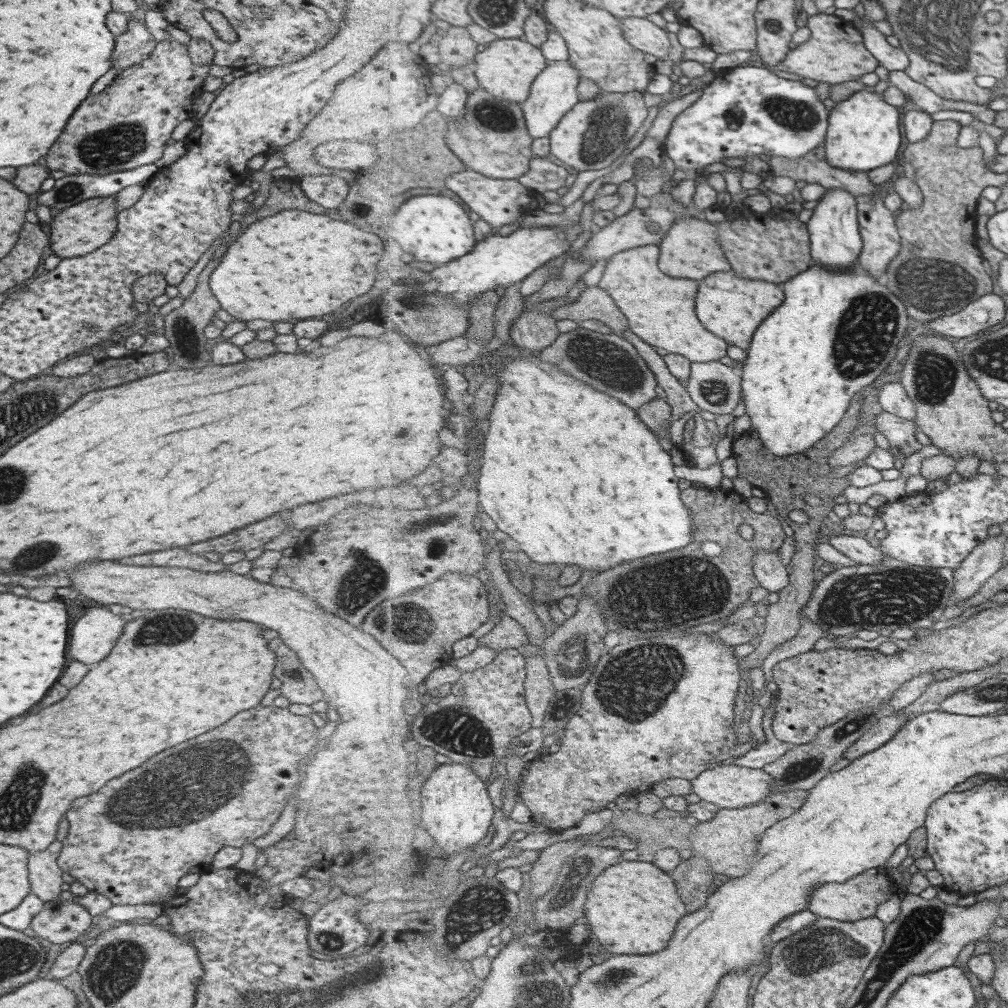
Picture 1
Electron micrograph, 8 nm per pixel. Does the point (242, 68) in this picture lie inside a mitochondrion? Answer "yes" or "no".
no

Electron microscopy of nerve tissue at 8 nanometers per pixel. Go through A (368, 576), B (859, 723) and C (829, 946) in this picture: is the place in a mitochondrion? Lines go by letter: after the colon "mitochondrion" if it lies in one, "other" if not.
A: mitochondrion
B: mitochondrion
C: mitochondrion

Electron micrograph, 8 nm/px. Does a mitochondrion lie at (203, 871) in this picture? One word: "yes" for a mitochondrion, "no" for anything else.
no

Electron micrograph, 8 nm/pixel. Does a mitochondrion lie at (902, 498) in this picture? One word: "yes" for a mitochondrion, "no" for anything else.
no

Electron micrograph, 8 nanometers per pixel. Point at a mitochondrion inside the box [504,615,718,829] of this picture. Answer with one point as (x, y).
(636, 691)

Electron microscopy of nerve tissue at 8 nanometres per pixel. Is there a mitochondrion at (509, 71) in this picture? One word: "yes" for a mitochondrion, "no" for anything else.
no

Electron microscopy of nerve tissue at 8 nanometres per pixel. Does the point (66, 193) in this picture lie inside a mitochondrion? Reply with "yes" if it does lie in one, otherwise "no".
yes

